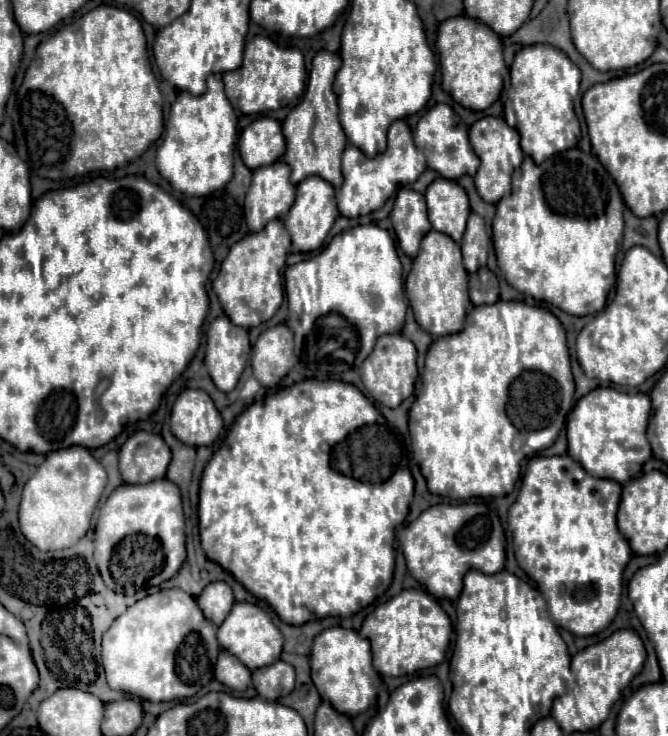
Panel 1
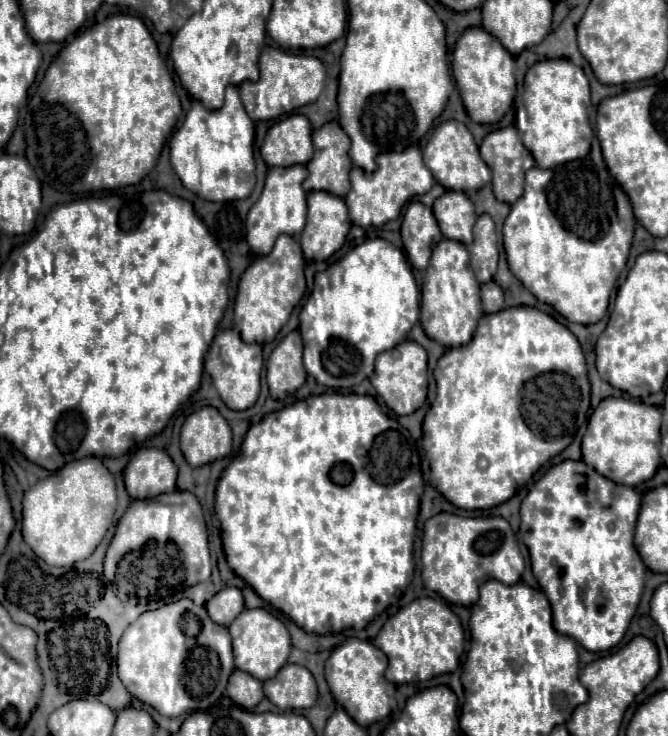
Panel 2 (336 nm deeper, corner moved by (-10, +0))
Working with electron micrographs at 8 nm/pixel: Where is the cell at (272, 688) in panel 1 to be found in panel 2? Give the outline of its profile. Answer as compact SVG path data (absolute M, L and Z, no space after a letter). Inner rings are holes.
M284 665L276 677L264 681L266 697L280 709L306 709L316 703L316 683L302 665Z

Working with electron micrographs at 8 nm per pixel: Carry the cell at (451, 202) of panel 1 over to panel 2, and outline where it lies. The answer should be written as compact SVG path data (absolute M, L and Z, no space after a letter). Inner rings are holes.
M446 191L434 201L432 209L446 239L454 239L464 245L472 243L472 227L476 223L476 213L474 203L466 197L466 193Z

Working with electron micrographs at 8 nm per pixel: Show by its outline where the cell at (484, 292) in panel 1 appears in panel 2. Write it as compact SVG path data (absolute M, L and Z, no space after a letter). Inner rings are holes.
M496 281L482 285L482 307L484 313L496 313L504 307L504 291Z

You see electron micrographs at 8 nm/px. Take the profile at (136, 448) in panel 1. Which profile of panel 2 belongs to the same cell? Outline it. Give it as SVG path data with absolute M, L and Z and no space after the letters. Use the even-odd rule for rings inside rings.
M142 447L124 469L126 491L132 499L150 499L176 489L176 465L164 449Z

